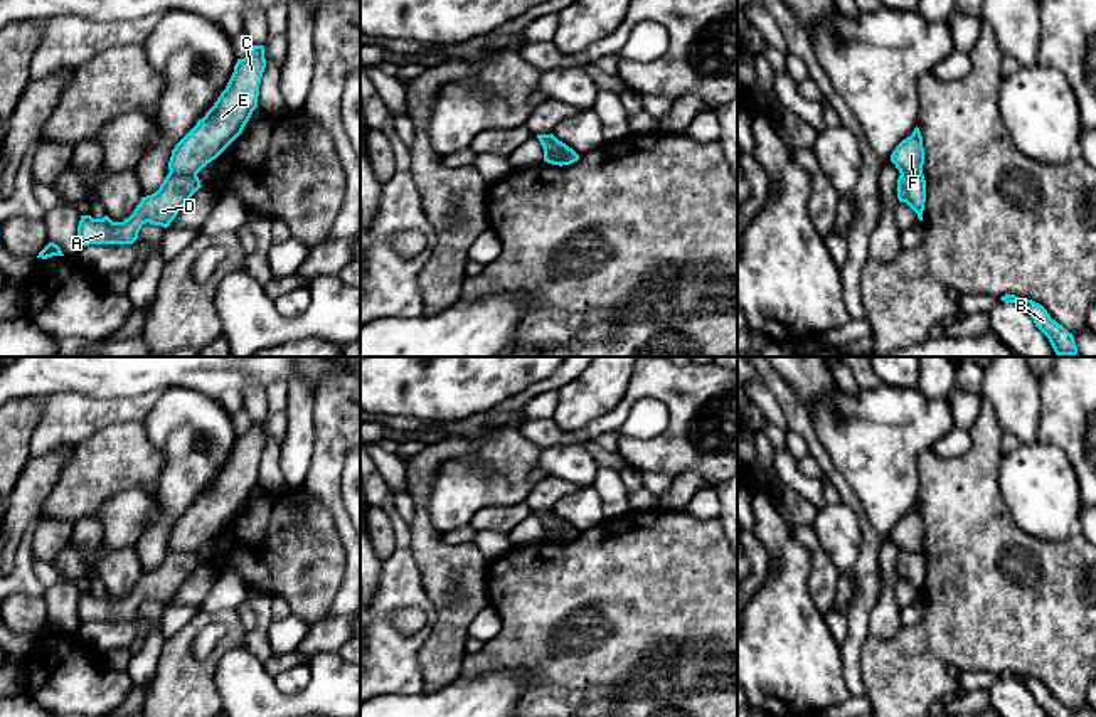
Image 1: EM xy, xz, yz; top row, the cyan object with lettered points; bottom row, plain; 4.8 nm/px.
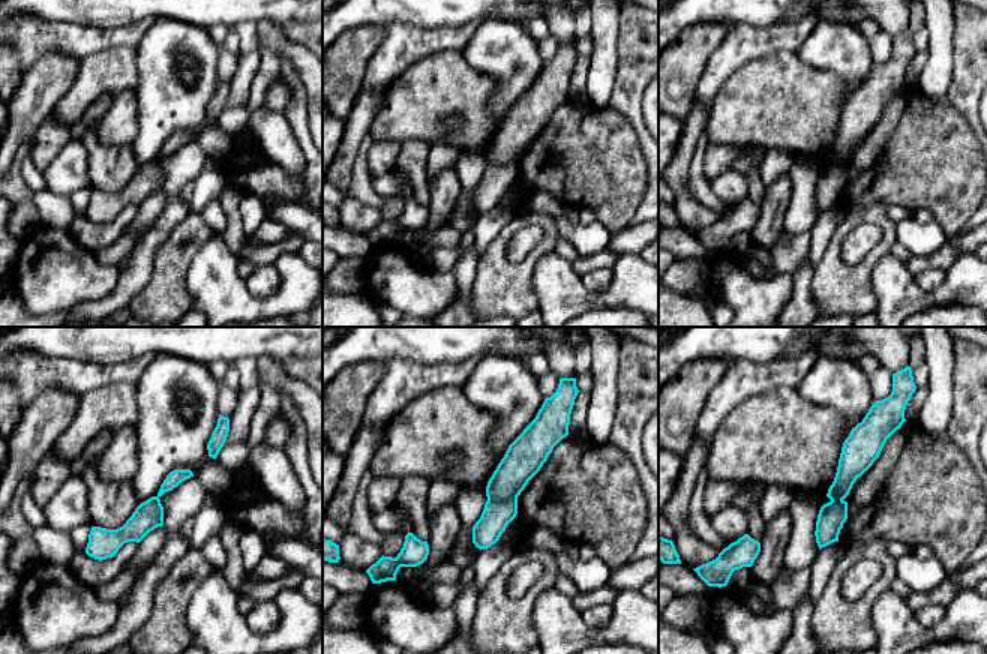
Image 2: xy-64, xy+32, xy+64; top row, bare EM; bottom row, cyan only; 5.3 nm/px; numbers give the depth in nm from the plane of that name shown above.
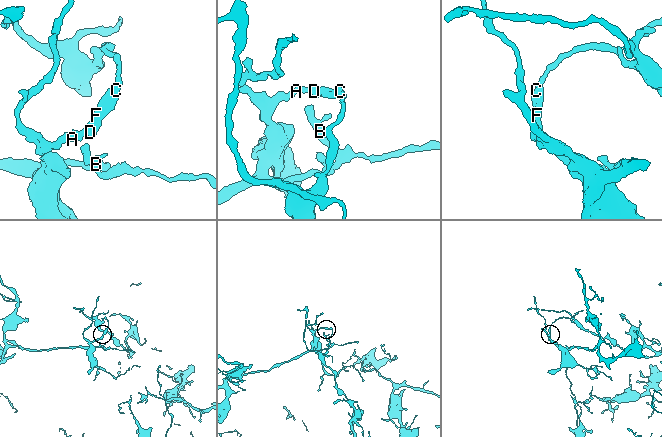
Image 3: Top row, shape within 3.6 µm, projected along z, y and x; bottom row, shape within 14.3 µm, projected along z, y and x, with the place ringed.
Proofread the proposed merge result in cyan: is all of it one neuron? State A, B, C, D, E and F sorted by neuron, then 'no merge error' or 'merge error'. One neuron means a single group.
A B D / C E F | merge error

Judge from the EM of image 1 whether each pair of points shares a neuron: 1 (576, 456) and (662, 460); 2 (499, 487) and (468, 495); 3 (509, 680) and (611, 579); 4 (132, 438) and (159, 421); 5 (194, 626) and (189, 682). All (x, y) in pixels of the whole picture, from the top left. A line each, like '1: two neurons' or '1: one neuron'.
1: two neurons
2: one neuron
3: two neurons
4: two neurons
5: one neuron

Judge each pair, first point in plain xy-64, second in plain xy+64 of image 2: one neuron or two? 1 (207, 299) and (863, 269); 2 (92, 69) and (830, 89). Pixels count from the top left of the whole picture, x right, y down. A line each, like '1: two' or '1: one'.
1: two
2: one

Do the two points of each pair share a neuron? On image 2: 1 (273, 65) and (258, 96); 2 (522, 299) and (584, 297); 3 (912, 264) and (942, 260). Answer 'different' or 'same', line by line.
1: same
2: different
3: same

